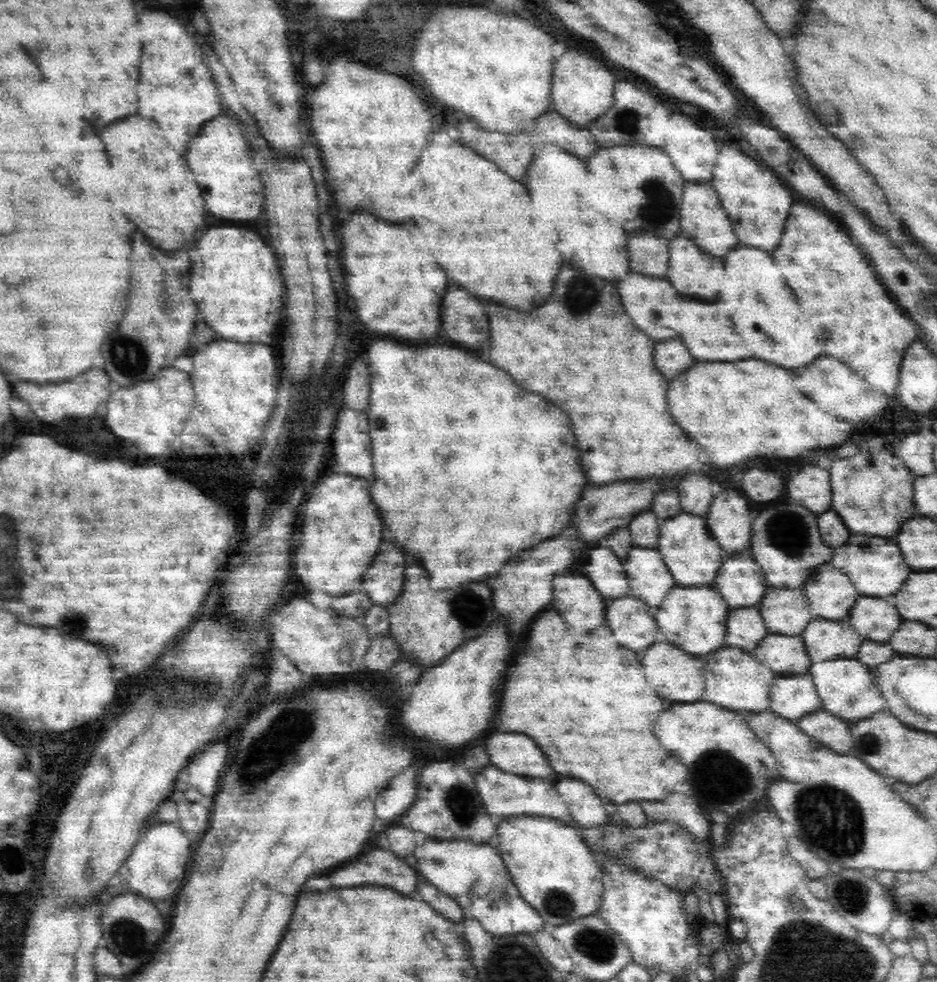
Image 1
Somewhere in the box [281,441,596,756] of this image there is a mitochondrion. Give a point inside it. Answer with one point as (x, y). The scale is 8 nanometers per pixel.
(466, 608)

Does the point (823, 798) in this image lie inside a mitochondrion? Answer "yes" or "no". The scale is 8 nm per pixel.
yes

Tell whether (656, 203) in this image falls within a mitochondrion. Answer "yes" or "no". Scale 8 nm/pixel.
yes

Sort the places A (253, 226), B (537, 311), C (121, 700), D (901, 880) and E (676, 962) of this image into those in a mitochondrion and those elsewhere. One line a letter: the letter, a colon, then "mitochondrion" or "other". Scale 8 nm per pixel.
A: other
B: other
C: other
D: other
E: other

